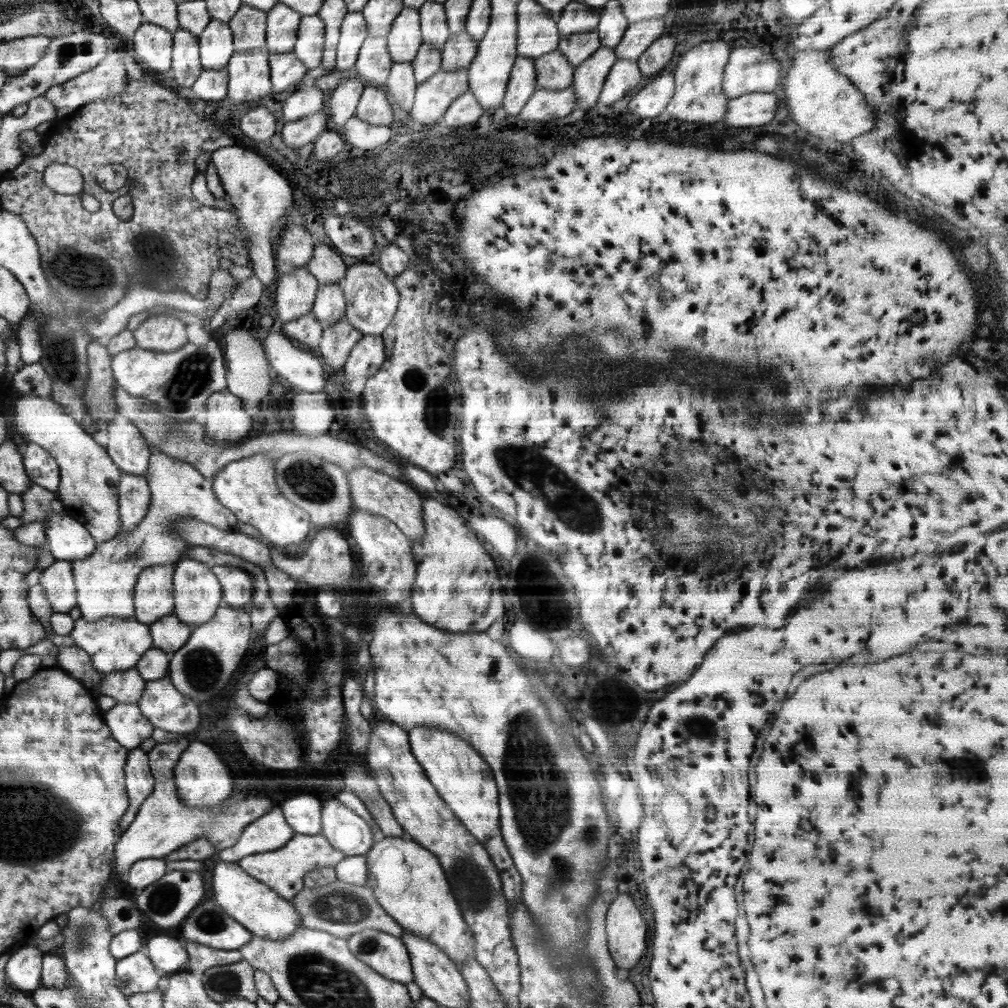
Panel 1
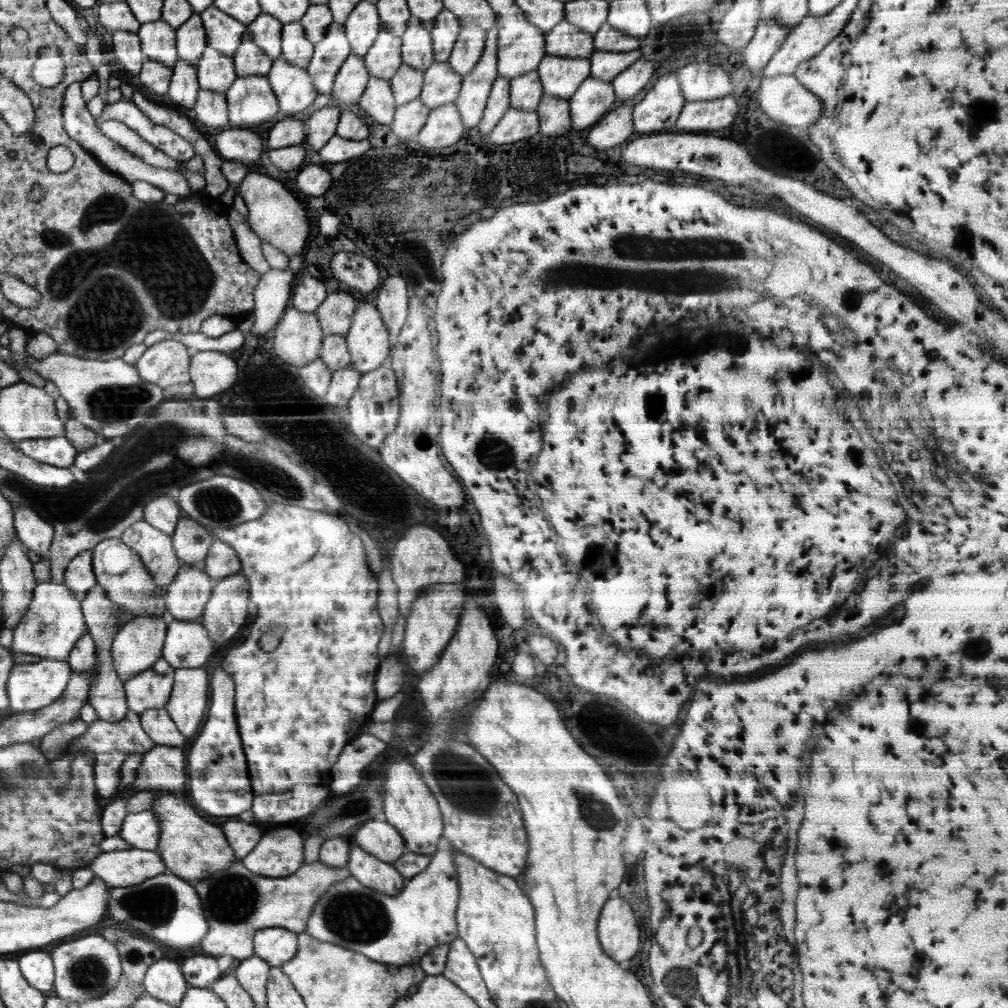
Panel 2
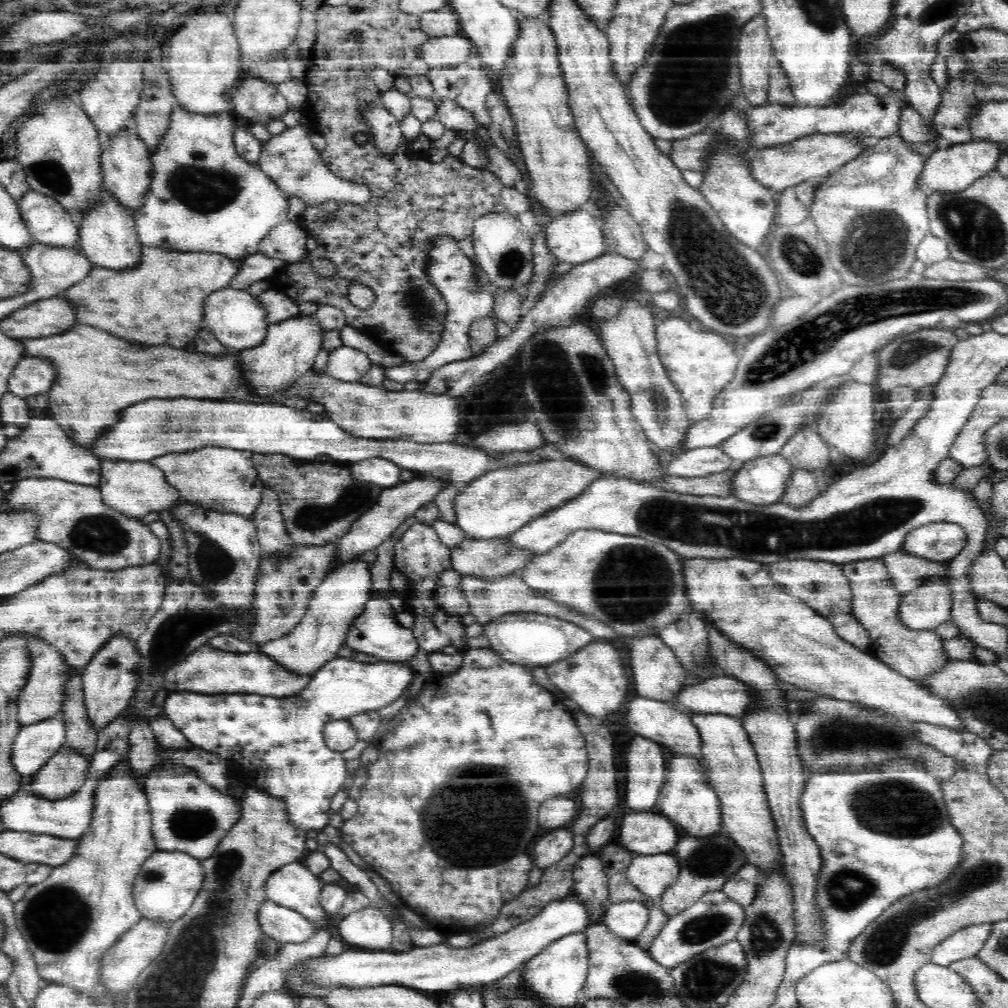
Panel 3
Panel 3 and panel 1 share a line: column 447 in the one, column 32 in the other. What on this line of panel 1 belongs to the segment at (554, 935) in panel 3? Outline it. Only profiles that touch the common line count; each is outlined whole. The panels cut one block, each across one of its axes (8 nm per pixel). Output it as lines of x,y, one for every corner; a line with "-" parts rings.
25,945
15,950
5,966
6,979
18,990
34,991
41,987
45,953
36,945

